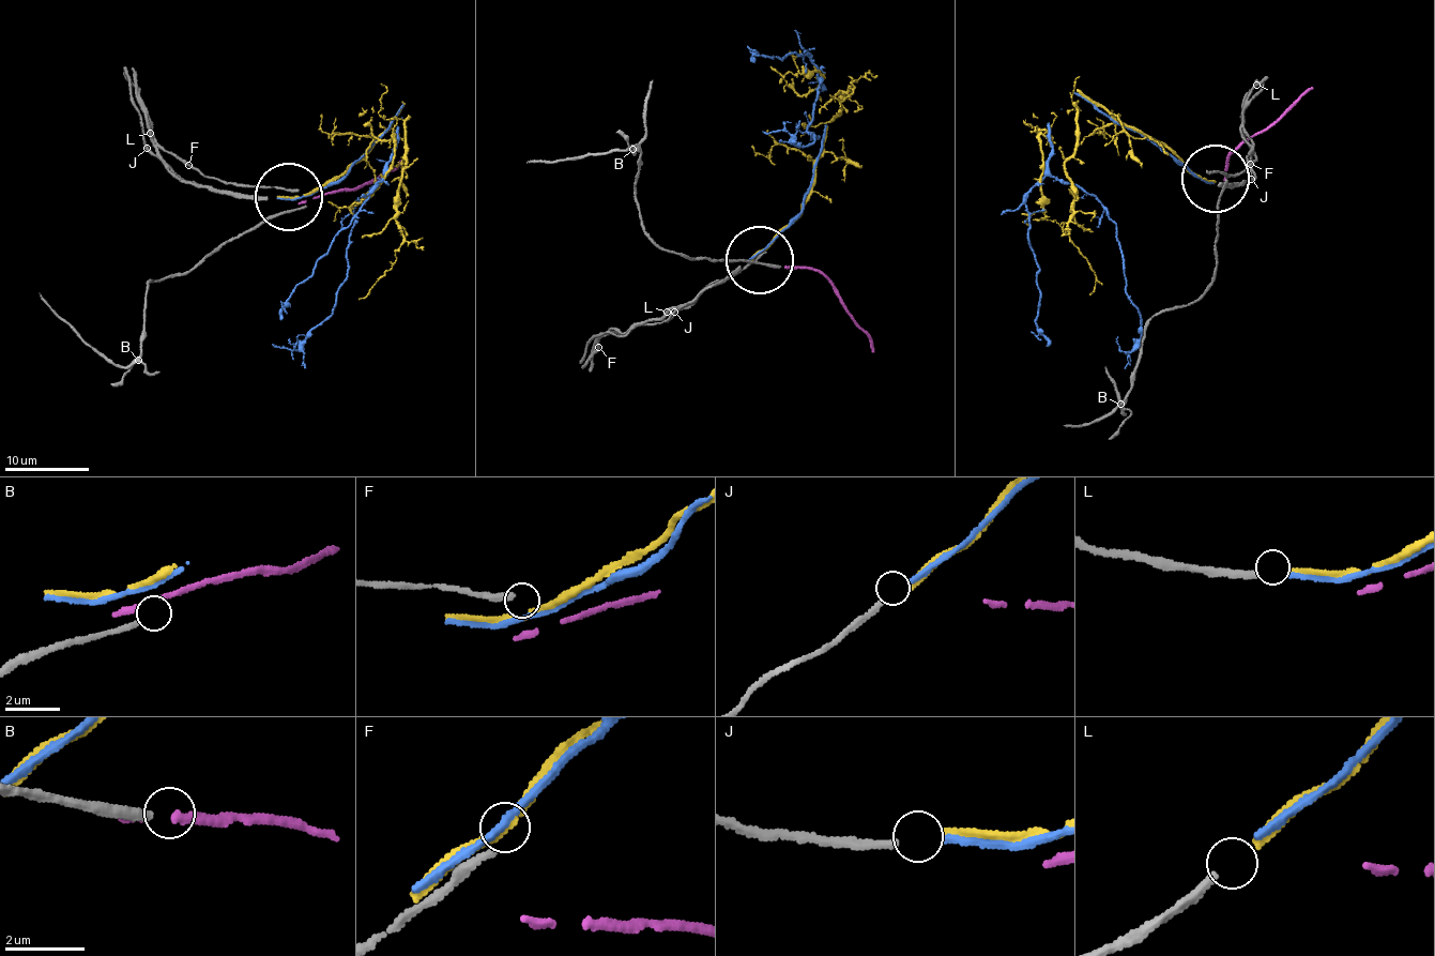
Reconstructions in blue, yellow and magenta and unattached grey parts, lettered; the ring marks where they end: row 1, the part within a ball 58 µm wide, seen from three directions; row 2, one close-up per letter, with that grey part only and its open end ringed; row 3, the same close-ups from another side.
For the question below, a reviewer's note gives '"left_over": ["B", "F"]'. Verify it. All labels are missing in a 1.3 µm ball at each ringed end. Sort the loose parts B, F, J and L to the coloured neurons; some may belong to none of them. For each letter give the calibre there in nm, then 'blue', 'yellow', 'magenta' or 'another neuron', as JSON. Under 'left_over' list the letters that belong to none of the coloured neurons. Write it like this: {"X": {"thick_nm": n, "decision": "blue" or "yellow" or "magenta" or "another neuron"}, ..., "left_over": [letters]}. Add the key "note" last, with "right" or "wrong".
{"B": {"thick_nm": 220, "decision": "another neuron"}, "F": {"thick_nm": 200, "decision": "another neuron"}, "J": {"thick_nm": 190, "decision": "blue"}, "L": {"thick_nm": 260, "decision": "yellow"}, "left_over": ["B", "F"], "note": "right"}

